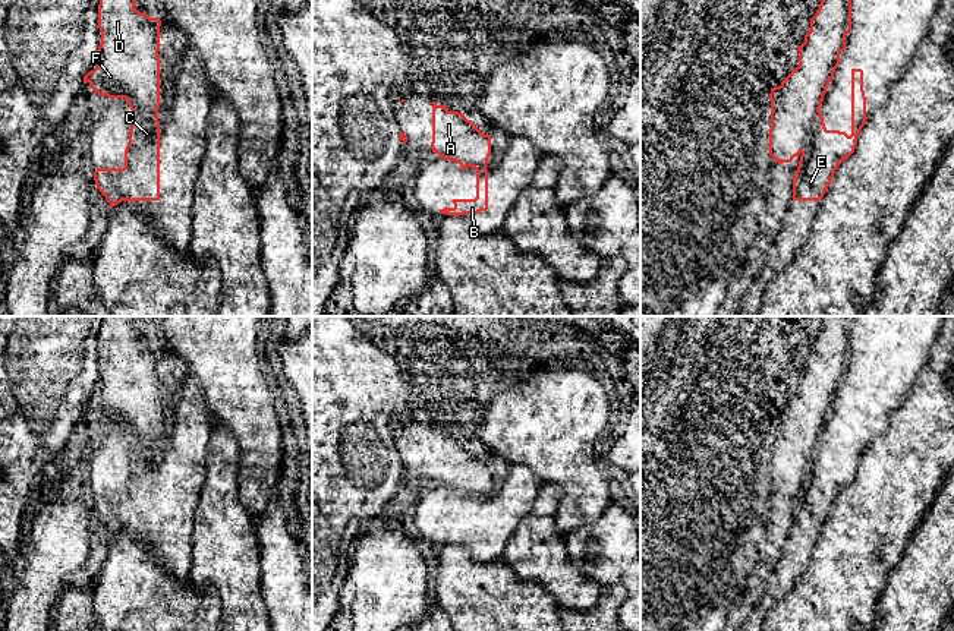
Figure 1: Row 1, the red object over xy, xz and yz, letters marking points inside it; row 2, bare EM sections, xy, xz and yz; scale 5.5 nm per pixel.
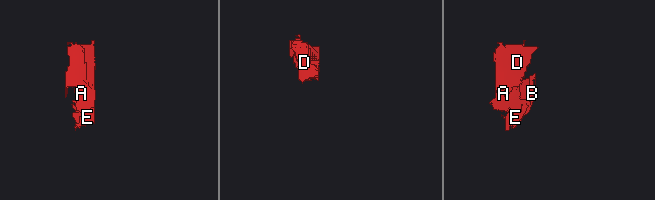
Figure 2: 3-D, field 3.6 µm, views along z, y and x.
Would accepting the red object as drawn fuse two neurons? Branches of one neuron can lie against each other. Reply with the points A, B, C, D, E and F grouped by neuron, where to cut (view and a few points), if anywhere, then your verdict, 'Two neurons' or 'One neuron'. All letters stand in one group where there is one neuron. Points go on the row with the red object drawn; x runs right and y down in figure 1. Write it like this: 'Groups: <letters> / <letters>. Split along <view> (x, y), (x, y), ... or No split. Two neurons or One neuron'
Groups: A D F / B C E. Split along yz (818, 109), (814, 129), (800, 151). Two neurons

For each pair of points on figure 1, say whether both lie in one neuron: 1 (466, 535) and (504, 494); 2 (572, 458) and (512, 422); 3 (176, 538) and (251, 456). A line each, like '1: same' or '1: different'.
1: same
2: same
3: different

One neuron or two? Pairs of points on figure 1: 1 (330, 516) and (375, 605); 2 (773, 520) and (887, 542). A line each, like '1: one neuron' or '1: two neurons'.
1: two neurons
2: two neurons

